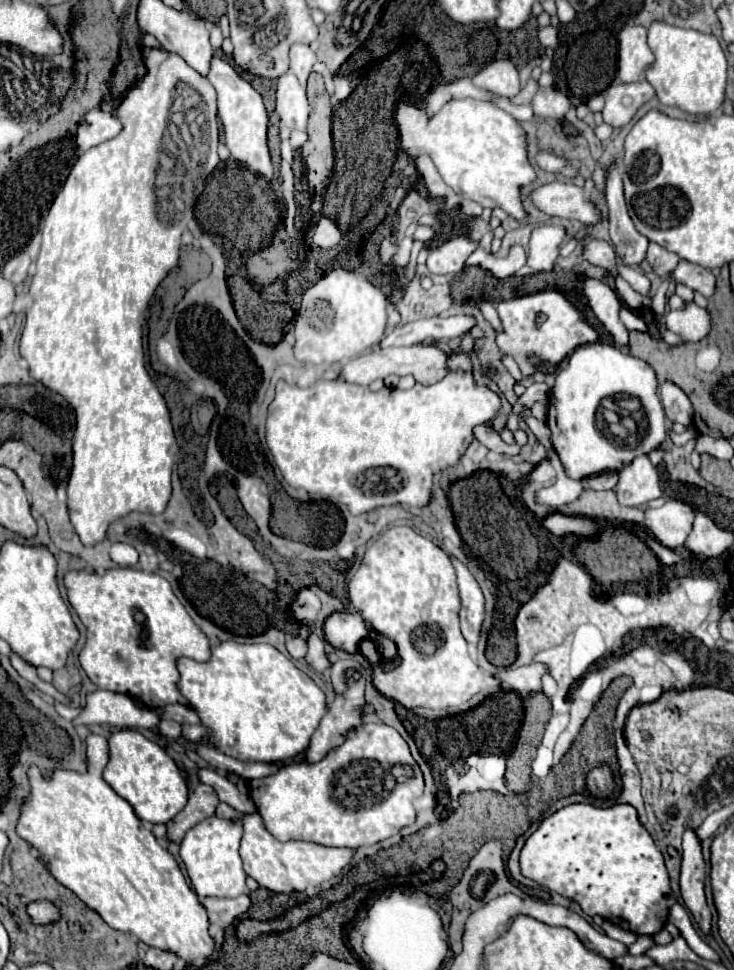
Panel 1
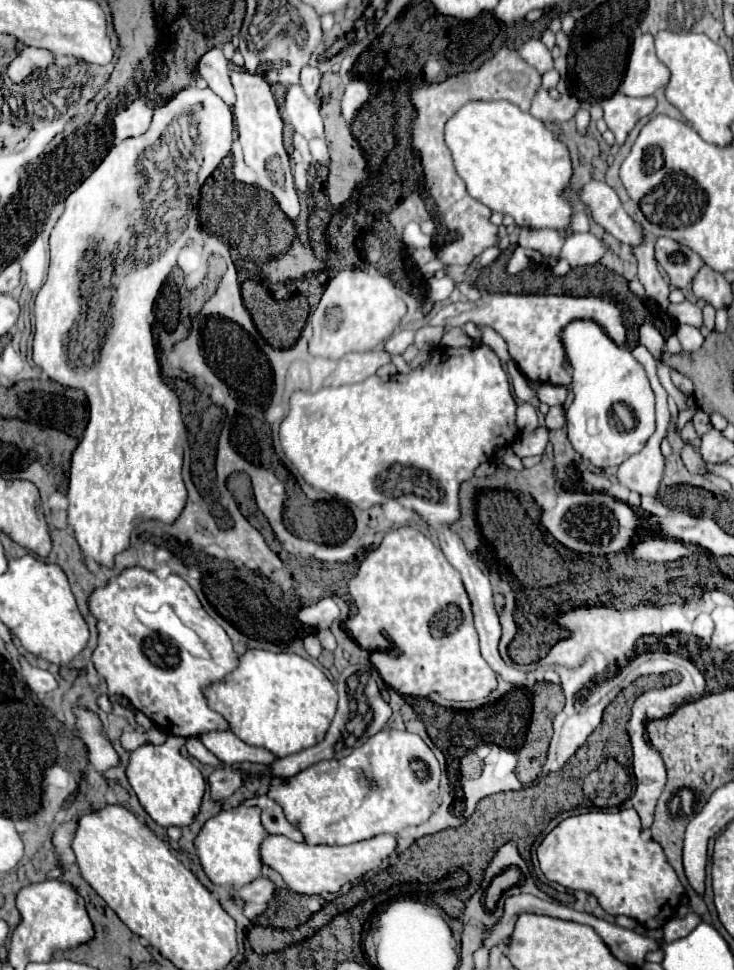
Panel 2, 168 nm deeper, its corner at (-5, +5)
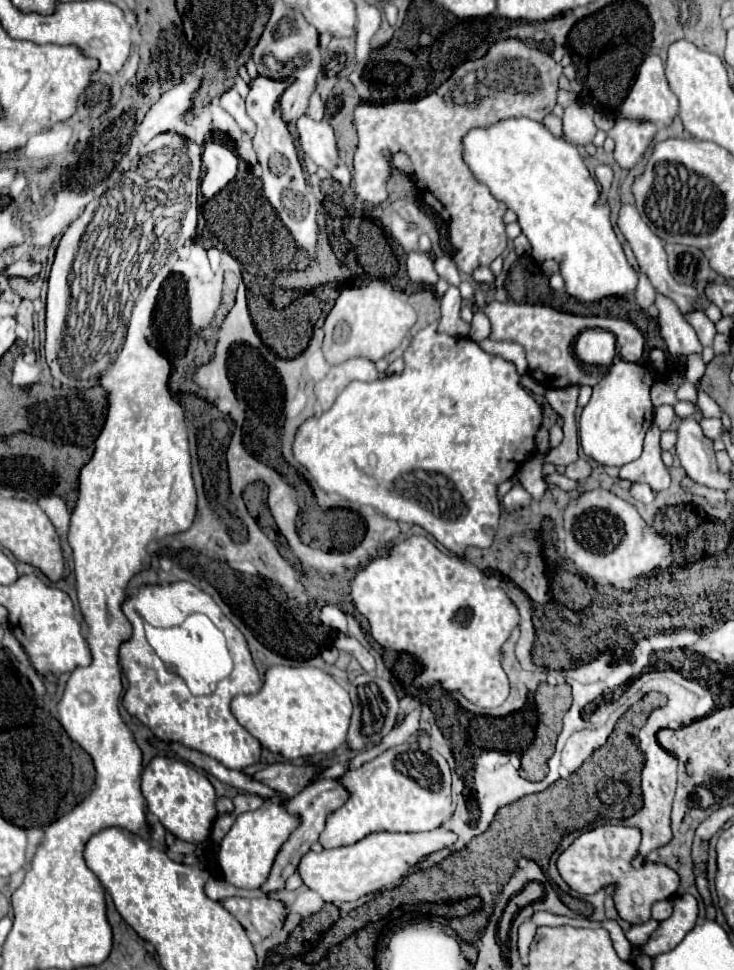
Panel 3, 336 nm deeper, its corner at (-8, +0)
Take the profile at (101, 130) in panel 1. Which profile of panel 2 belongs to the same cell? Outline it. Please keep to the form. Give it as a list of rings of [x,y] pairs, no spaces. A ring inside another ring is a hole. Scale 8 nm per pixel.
[[[135,100],[131,106],[117,110],[111,118],[115,126],[115,142],[141,136],[143,132],[147,132],[151,118],[153,118],[153,108],[145,100]]]

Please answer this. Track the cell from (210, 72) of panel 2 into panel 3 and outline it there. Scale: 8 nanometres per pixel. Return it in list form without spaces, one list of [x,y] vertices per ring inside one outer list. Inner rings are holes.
[[[230,87],[226,93],[220,95],[218,101],[220,101],[220,105],[234,117],[234,121],[240,125],[240,129],[252,137],[252,135],[254,135],[254,123],[246,117],[244,99],[238,95],[238,91],[236,91],[234,87]]]

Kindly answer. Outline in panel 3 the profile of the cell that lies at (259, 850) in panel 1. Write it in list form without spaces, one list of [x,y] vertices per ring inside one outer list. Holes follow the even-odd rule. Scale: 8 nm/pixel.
[[[440,827],[426,833],[372,833],[348,847],[324,849],[320,853],[308,851],[298,863],[298,873],[302,883],[316,891],[326,903],[356,901],[368,893],[396,887],[418,861],[454,841],[456,835]]]

